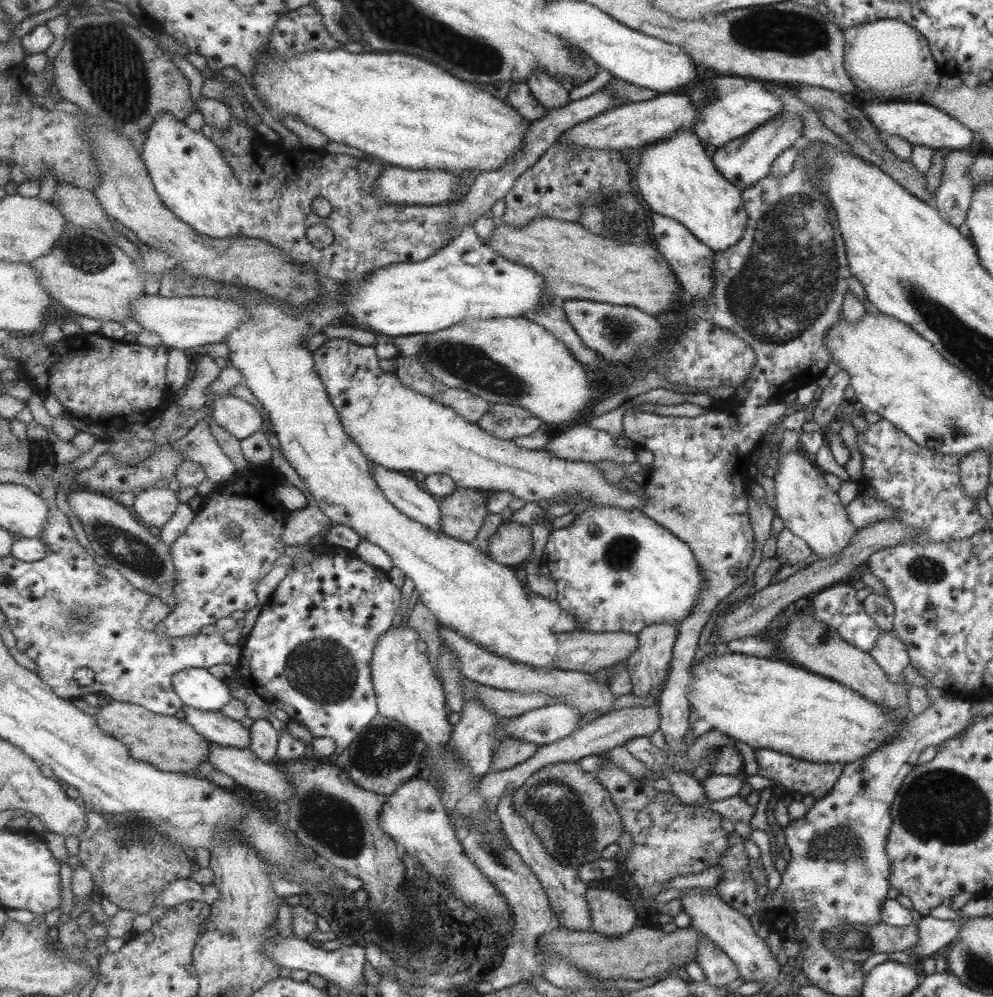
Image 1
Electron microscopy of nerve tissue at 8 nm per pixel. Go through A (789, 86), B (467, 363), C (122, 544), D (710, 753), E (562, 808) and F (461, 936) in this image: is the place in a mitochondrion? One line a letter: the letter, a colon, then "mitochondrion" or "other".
A: other
B: mitochondrion
C: mitochondrion
D: mitochondrion
E: mitochondrion
F: other

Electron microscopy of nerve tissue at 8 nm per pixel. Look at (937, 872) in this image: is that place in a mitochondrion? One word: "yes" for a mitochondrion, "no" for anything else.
no

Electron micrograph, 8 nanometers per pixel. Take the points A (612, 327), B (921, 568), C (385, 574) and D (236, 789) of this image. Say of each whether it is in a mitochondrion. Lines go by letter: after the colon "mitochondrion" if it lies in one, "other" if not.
A: mitochondrion
B: mitochondrion
C: other
D: other

